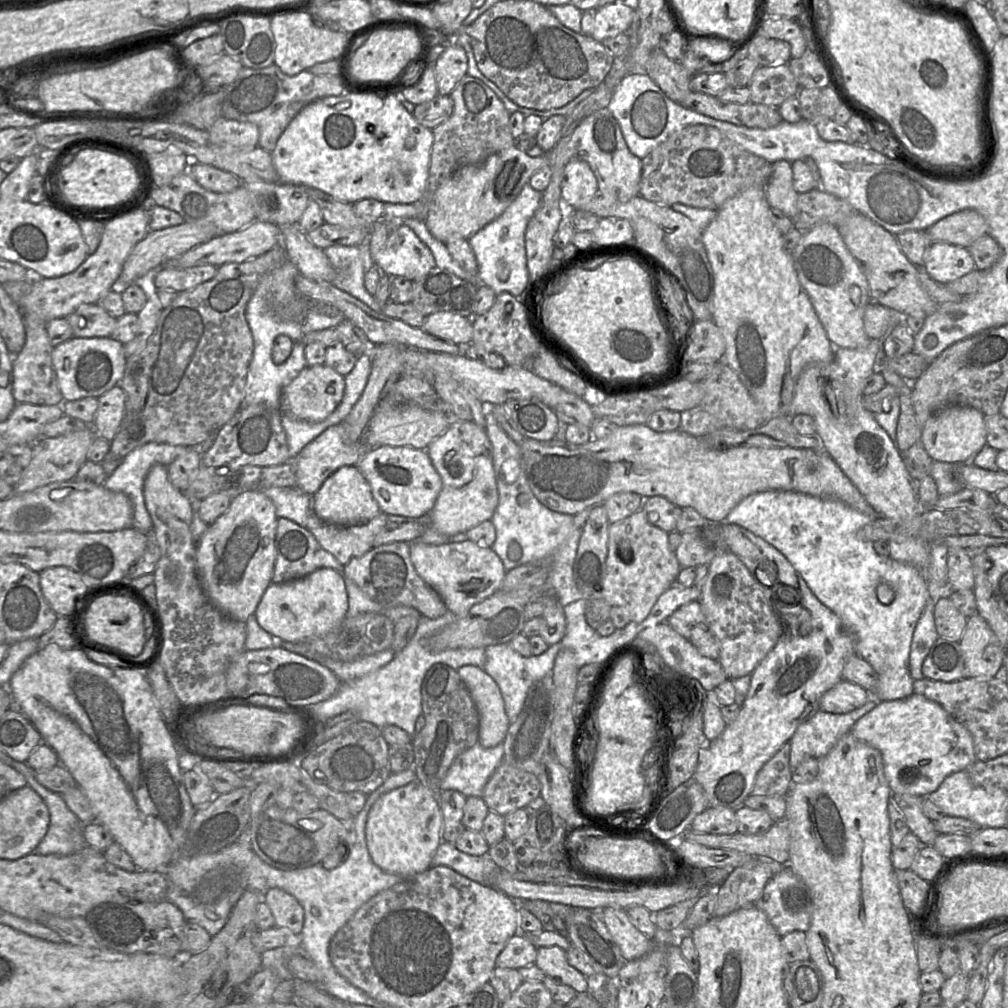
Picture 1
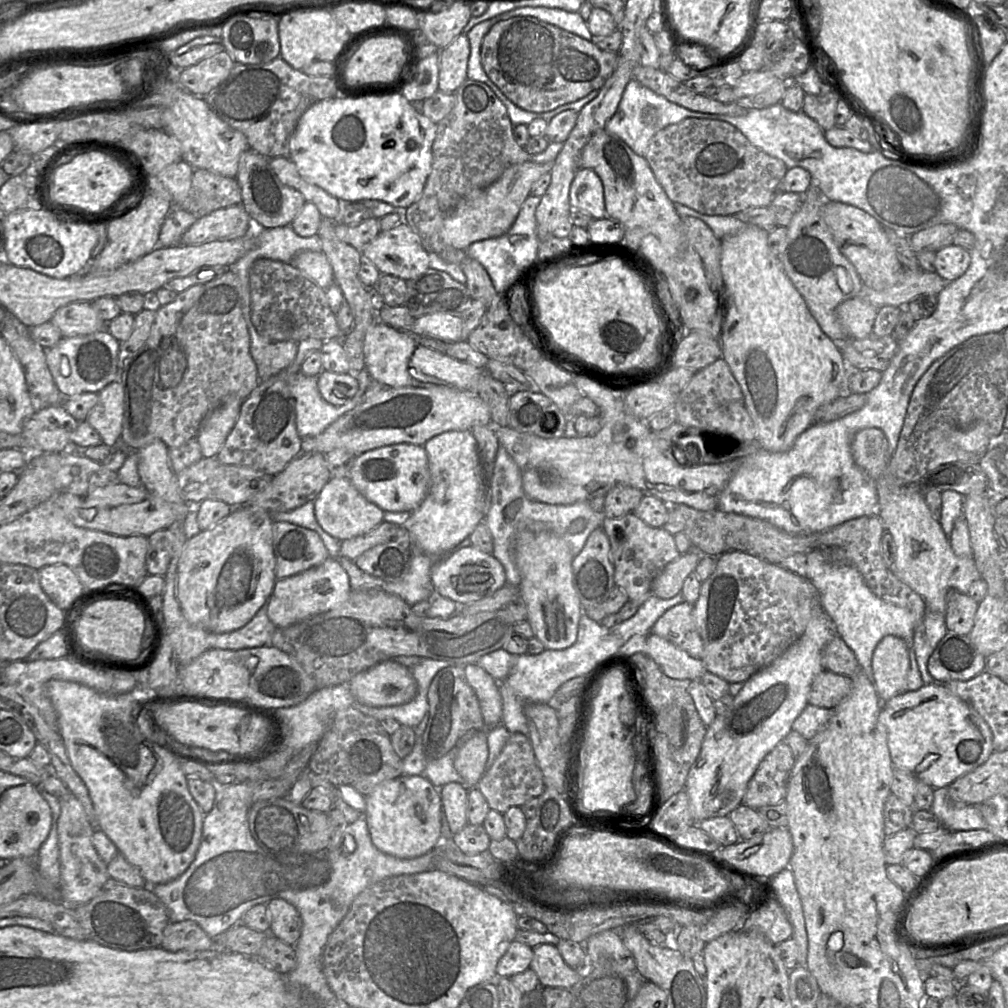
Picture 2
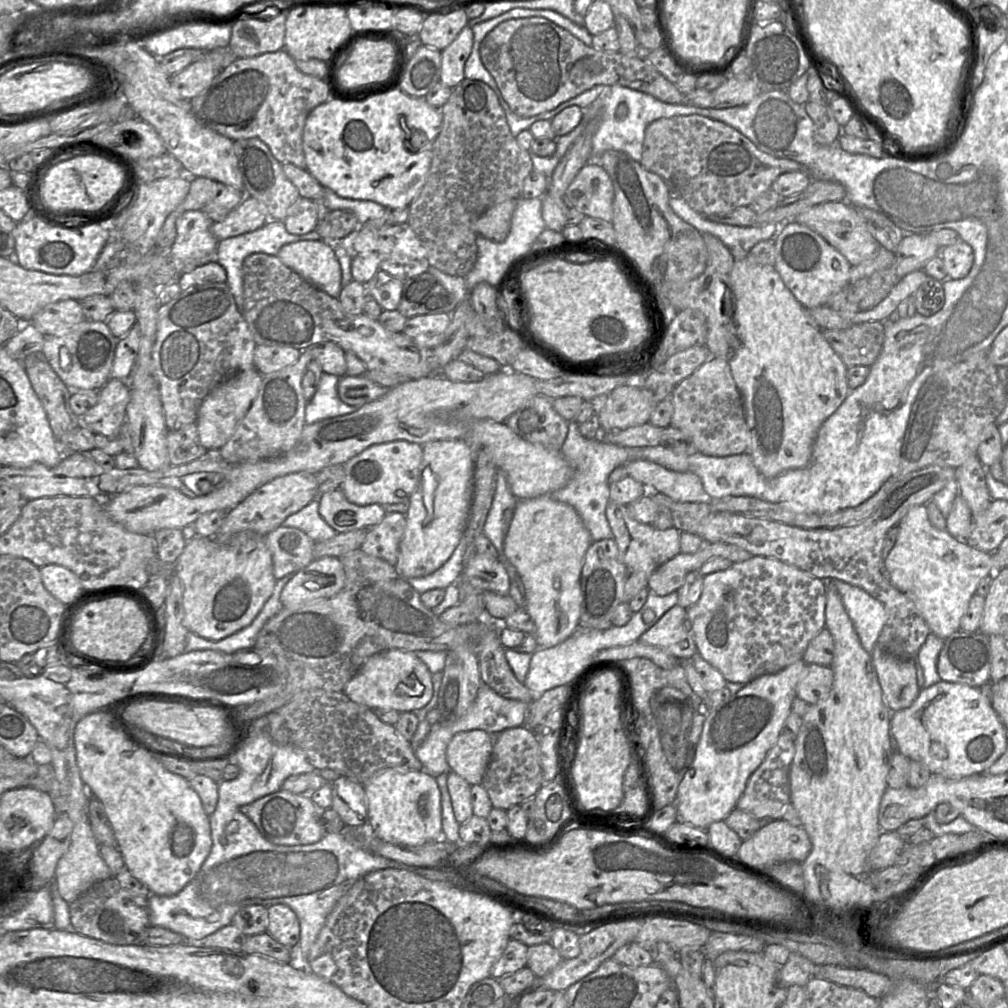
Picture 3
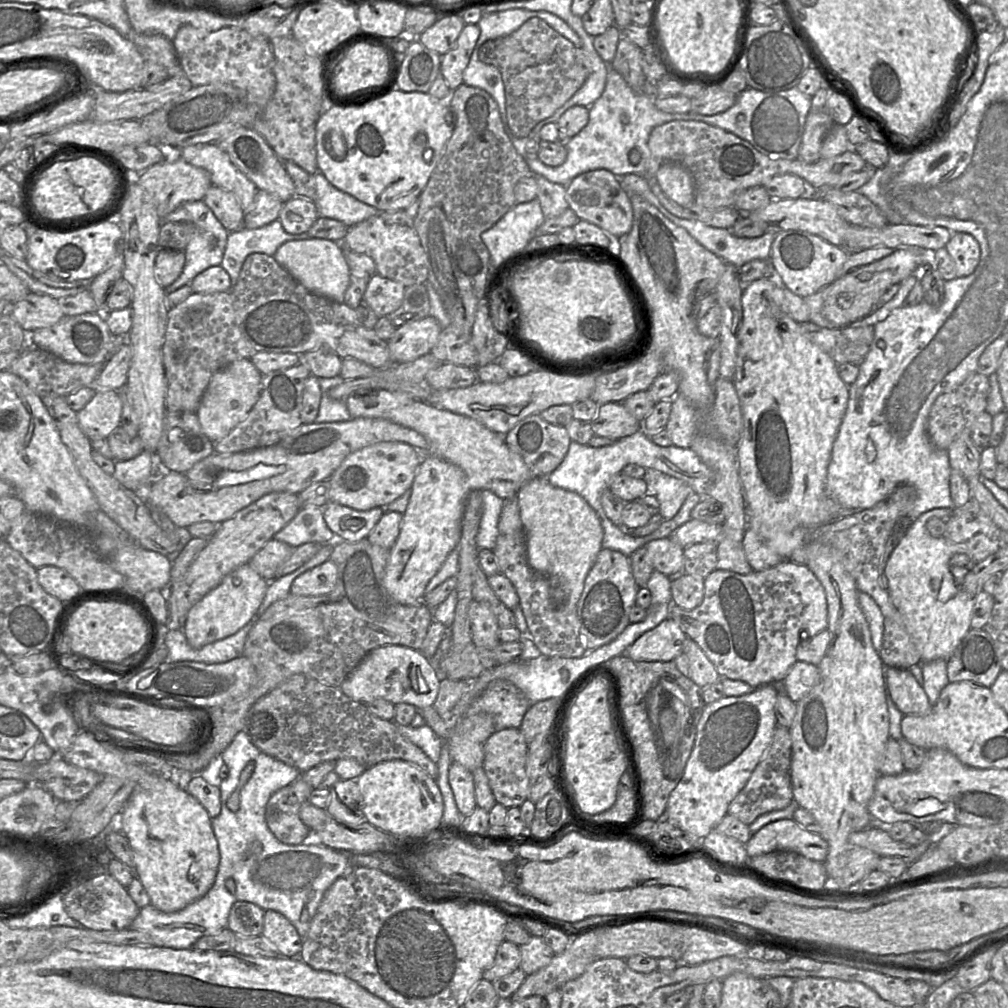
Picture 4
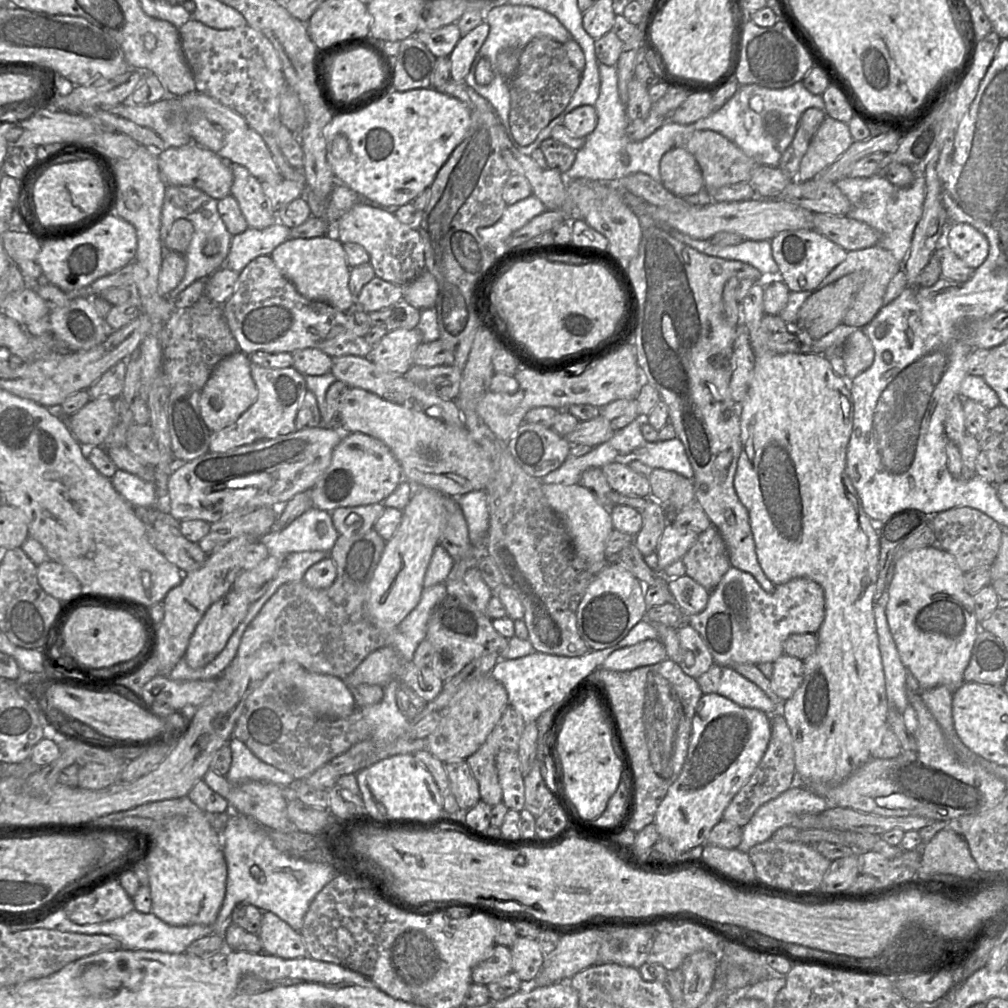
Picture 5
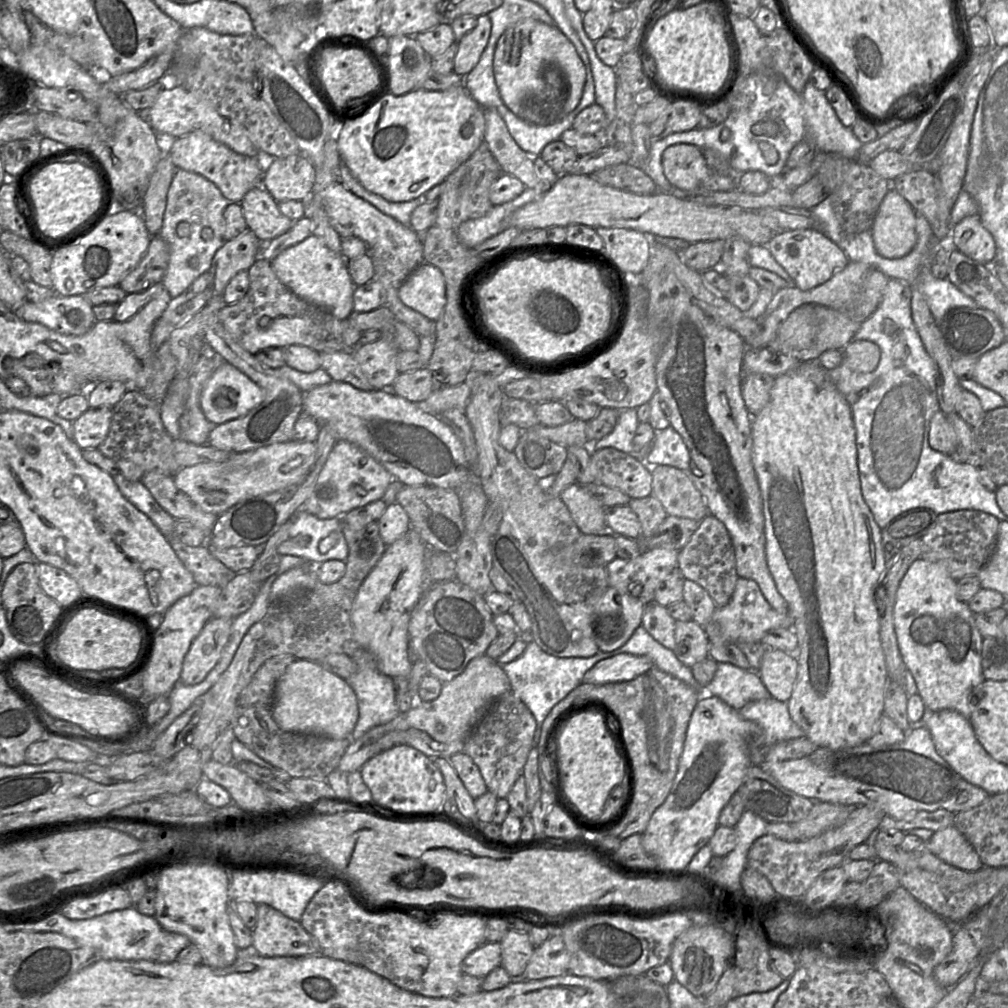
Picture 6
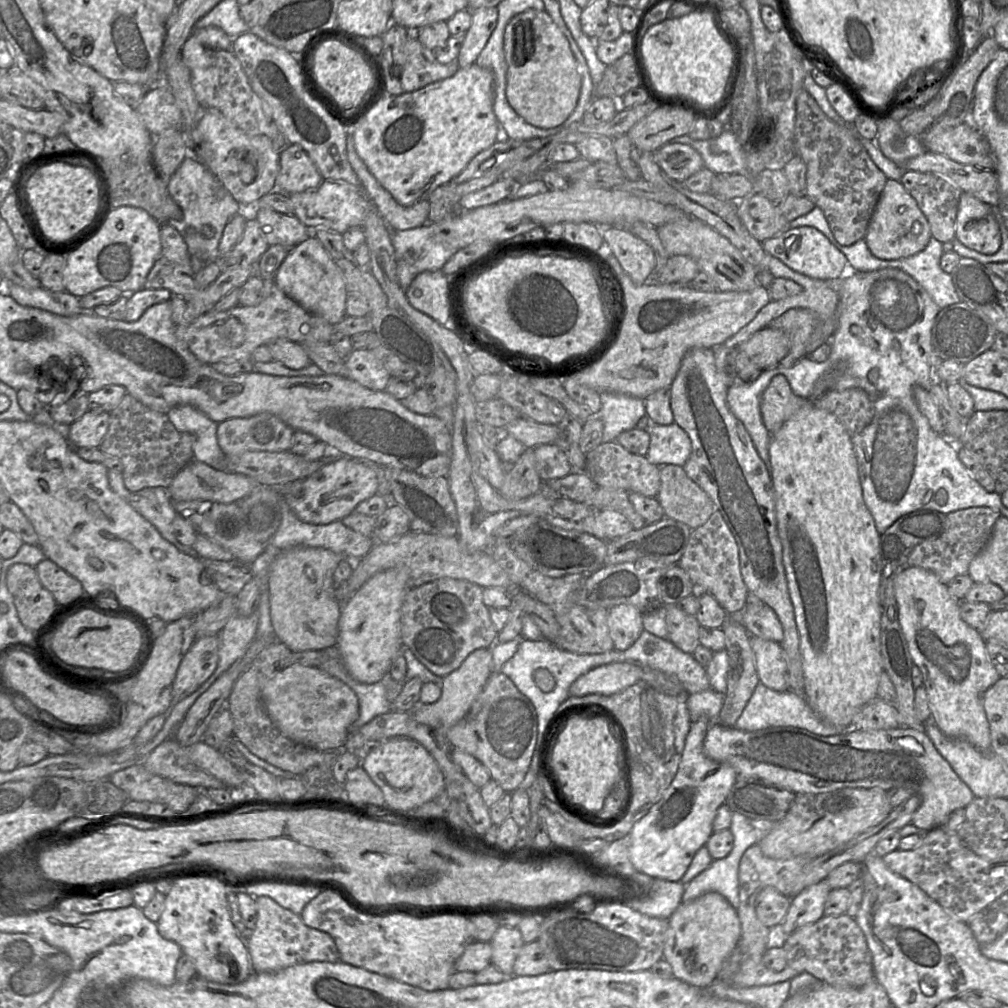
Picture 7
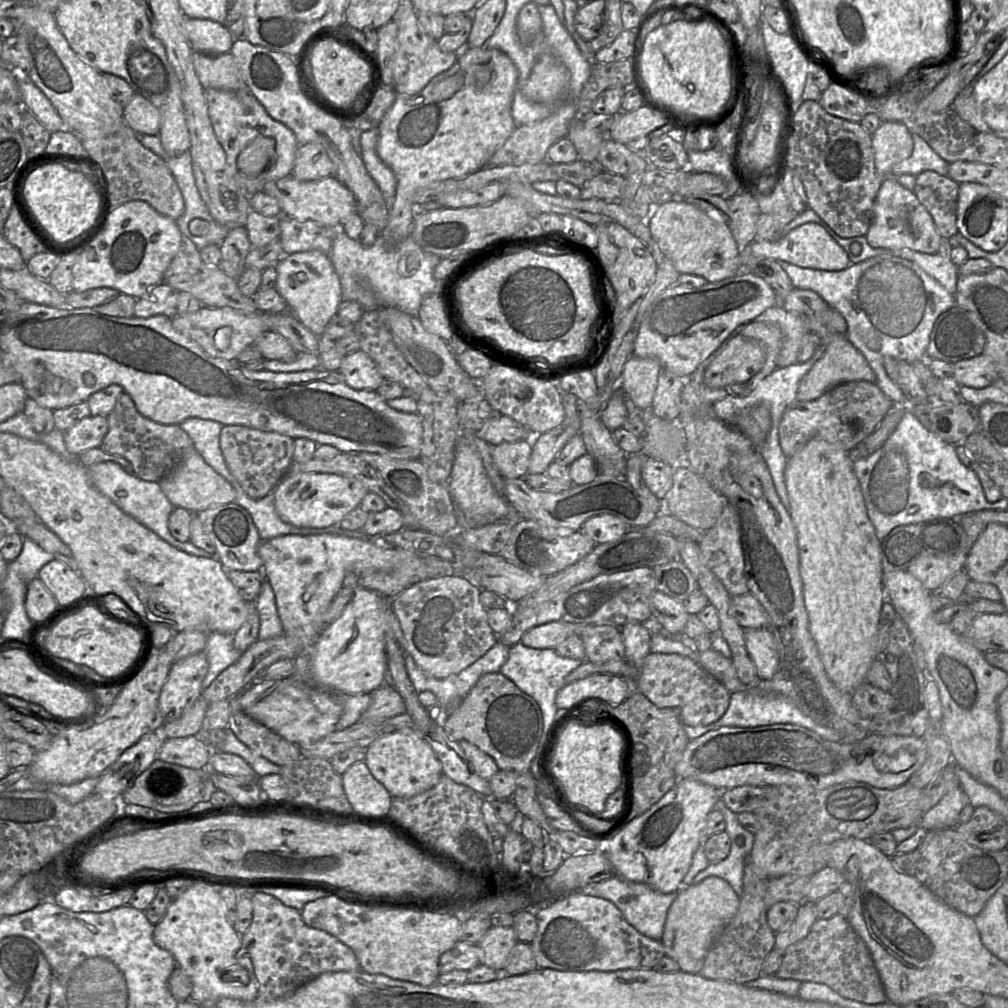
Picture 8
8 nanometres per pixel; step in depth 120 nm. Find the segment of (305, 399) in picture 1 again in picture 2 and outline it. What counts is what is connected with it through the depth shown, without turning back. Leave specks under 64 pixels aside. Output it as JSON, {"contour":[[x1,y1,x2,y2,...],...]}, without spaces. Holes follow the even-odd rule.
{"contour":[[323,370,318,375,318,389,321,396,334,406,349,402,359,390,355,373,335,373]]}

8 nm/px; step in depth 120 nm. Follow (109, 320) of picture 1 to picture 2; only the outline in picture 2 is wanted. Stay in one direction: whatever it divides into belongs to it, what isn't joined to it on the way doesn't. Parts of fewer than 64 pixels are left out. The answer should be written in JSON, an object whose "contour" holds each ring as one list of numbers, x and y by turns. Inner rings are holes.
{"contour":[[77,301,60,307,50,320,63,337,89,335,106,328,91,302]]}

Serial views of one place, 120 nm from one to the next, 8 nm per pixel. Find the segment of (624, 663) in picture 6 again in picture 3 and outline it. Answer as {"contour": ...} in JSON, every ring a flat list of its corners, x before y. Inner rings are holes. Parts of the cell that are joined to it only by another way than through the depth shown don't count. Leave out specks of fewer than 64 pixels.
{"contour":[[676,604,665,612,662,617,638,641,656,646,679,660,691,660,697,653,695,641,685,628,688,620,687,609]]}

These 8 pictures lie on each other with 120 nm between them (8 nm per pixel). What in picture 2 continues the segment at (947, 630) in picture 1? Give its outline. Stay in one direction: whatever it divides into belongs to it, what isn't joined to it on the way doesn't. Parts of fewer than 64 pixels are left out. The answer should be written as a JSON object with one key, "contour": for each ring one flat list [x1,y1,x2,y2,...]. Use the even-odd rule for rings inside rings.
{"contour":[[948,592,944,614,947,630,958,635,969,635,978,606,979,603,967,594]]}

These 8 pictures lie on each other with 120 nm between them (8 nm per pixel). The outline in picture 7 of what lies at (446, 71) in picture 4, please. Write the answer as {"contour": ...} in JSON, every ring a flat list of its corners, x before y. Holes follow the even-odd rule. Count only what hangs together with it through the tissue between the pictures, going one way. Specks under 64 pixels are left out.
{"contour":[[484,7,471,12,472,24,457,57,459,68,466,68,476,62,498,21,497,7]]}

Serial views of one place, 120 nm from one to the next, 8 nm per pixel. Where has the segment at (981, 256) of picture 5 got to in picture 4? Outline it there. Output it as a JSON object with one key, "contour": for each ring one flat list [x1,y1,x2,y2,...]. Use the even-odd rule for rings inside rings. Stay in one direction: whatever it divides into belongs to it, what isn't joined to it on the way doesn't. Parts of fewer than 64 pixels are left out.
{"contour":[[963,232,952,233,945,248,954,261,957,277,967,277,975,271,981,251,979,243,972,235]]}

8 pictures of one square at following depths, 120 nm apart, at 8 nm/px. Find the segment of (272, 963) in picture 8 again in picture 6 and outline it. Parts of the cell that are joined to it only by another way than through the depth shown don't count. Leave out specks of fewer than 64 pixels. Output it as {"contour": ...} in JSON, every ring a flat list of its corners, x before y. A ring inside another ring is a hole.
{"contour":[[267,904,258,905,252,950,264,957,321,955,317,940,301,925]]}

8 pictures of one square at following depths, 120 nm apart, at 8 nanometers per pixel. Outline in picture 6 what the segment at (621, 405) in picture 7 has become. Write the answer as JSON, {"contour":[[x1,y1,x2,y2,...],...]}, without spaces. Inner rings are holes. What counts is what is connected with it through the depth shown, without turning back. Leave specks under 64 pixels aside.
{"contour":[[636,408,619,411,614,429,605,437,589,444,591,453,606,447,613,447,625,453,635,454,633,438,639,424]]}

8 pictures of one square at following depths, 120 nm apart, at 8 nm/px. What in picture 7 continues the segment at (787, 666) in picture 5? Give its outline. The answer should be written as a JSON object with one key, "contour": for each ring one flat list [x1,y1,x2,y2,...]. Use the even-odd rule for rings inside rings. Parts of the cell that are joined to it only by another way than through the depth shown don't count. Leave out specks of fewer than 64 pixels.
{"contour":[[751,636,750,644,760,683,778,692,788,690,787,663,780,643]]}

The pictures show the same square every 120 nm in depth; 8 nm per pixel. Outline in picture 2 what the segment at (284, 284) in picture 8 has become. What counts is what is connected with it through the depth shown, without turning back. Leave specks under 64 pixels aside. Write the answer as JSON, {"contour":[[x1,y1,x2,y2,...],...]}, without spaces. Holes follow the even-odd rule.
{"contour":[[302,251,291,264,324,290,334,284,333,268,324,252]]}

